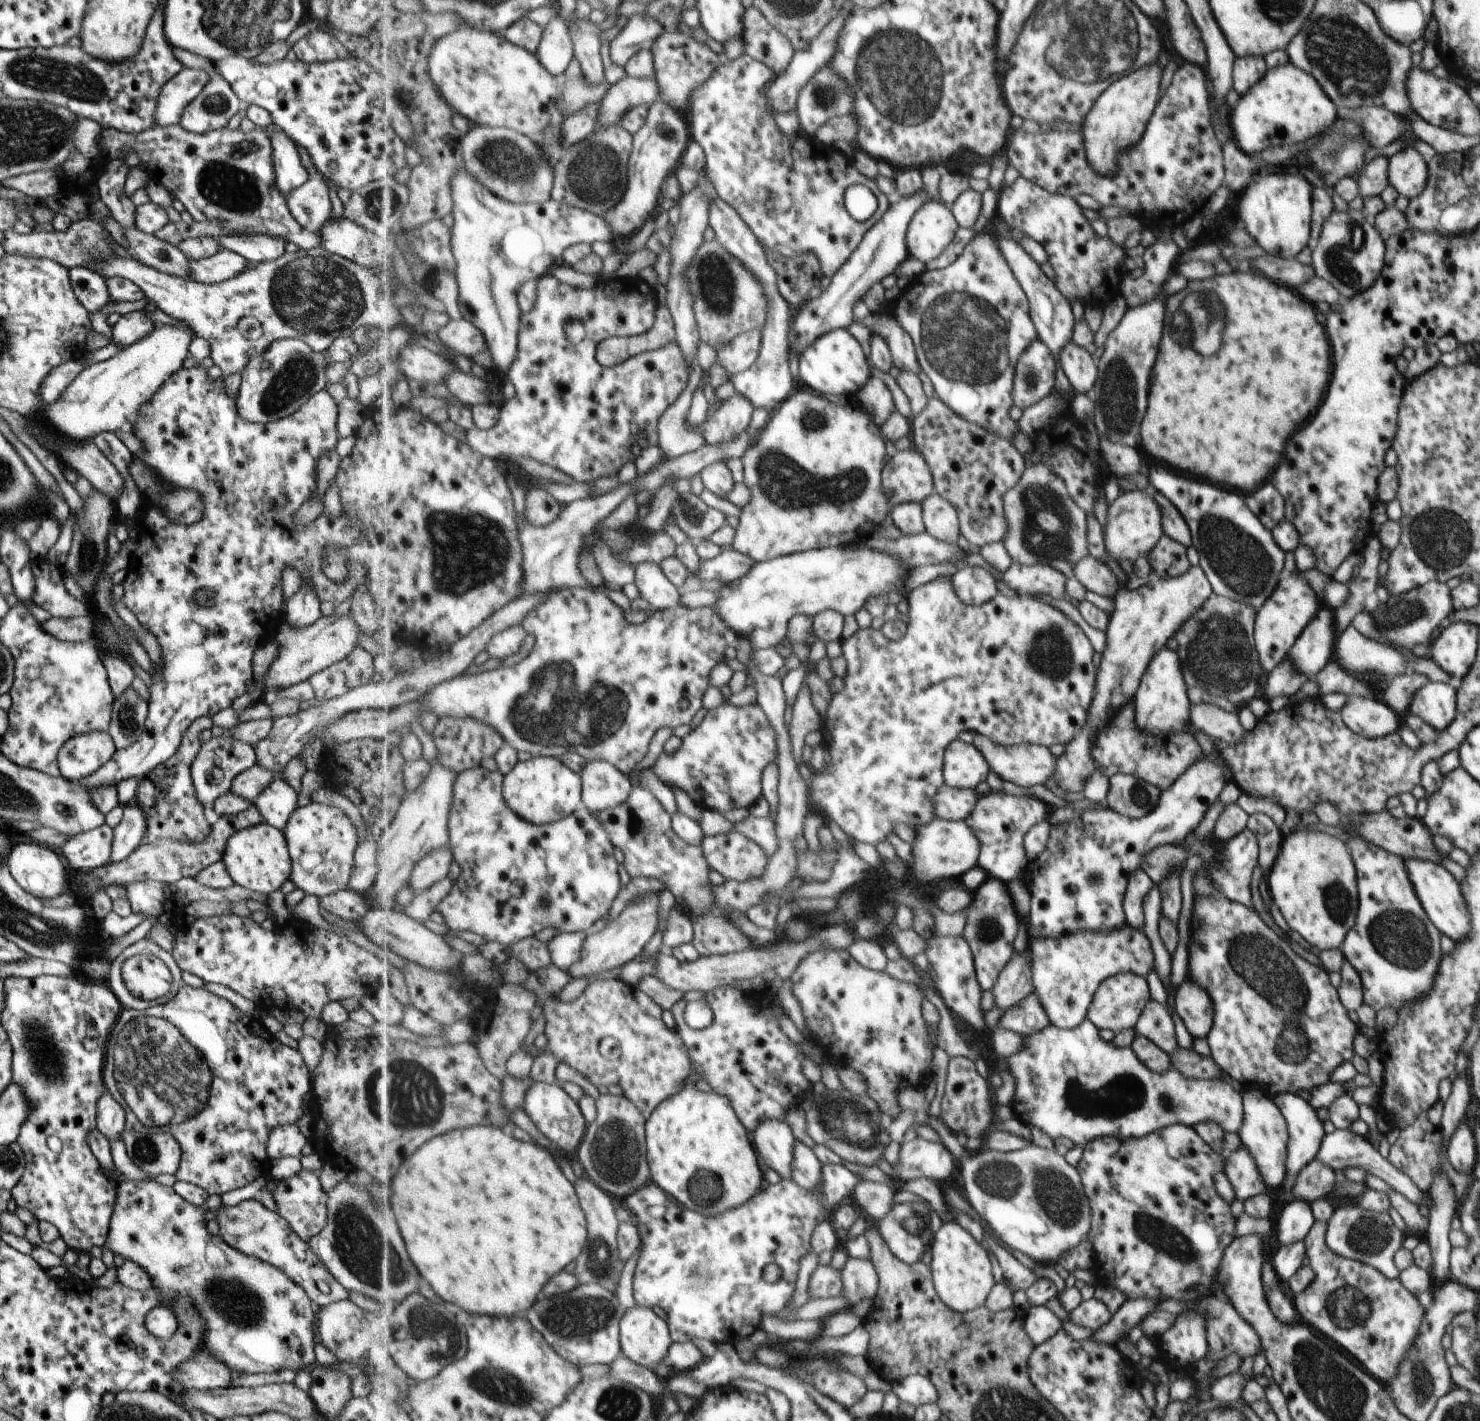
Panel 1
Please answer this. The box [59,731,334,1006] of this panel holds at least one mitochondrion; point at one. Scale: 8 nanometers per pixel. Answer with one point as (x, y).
(160, 996)

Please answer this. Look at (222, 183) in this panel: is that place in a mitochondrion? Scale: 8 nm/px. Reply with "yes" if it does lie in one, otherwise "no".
yes

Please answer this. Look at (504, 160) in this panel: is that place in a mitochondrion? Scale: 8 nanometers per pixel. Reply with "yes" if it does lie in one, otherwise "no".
yes

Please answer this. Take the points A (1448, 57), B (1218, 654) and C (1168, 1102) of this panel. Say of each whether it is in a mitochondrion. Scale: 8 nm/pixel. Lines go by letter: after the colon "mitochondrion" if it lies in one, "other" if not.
A: other
B: mitochondrion
C: mitochondrion

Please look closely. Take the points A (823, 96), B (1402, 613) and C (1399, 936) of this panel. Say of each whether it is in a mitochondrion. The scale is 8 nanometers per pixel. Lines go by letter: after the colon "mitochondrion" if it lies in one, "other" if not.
A: mitochondrion
B: mitochondrion
C: mitochondrion

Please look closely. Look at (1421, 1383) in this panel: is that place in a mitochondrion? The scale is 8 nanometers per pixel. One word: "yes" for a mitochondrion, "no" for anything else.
yes

